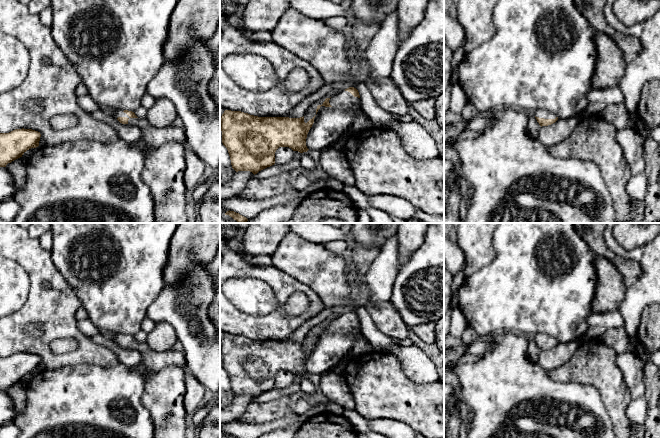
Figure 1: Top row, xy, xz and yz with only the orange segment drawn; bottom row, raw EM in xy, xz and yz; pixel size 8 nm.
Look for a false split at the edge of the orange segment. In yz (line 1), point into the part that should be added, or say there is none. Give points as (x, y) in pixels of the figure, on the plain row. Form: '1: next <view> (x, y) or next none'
1: next yz (545, 338)

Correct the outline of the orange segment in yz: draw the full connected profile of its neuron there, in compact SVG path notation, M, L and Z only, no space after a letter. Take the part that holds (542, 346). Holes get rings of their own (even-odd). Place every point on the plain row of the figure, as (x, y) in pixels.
M537 334L535 336L535 342L541 351L551 349L558 344L555 338L547 334Z

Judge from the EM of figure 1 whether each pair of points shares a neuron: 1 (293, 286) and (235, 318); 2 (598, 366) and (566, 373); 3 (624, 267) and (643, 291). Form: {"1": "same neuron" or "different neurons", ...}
{"1": "same neuron", "2": "same neuron", "3": "different neurons"}

